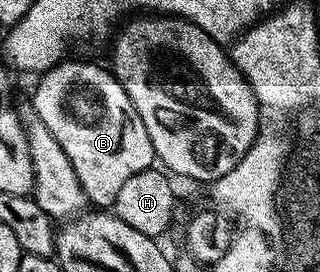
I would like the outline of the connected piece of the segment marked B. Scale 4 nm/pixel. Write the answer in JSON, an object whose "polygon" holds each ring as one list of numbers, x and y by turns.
{"polygon":[[60,60,50,70,38,75,38,82,33,93,33,109,35,114,53,132,53,140,61,144,65,156,69,156,69,164,73,164,73,172,77,172,77,180,81,180,81,188,85,188,88,203,99,208,114,207,117,192,129,176,137,176,137,172,145,172,156,165,153,140,149,140,149,132,137,116,137,108,133,108,133,100,129,100,129,92,116,80,106,65,98,66,95,62,67,62]]}

